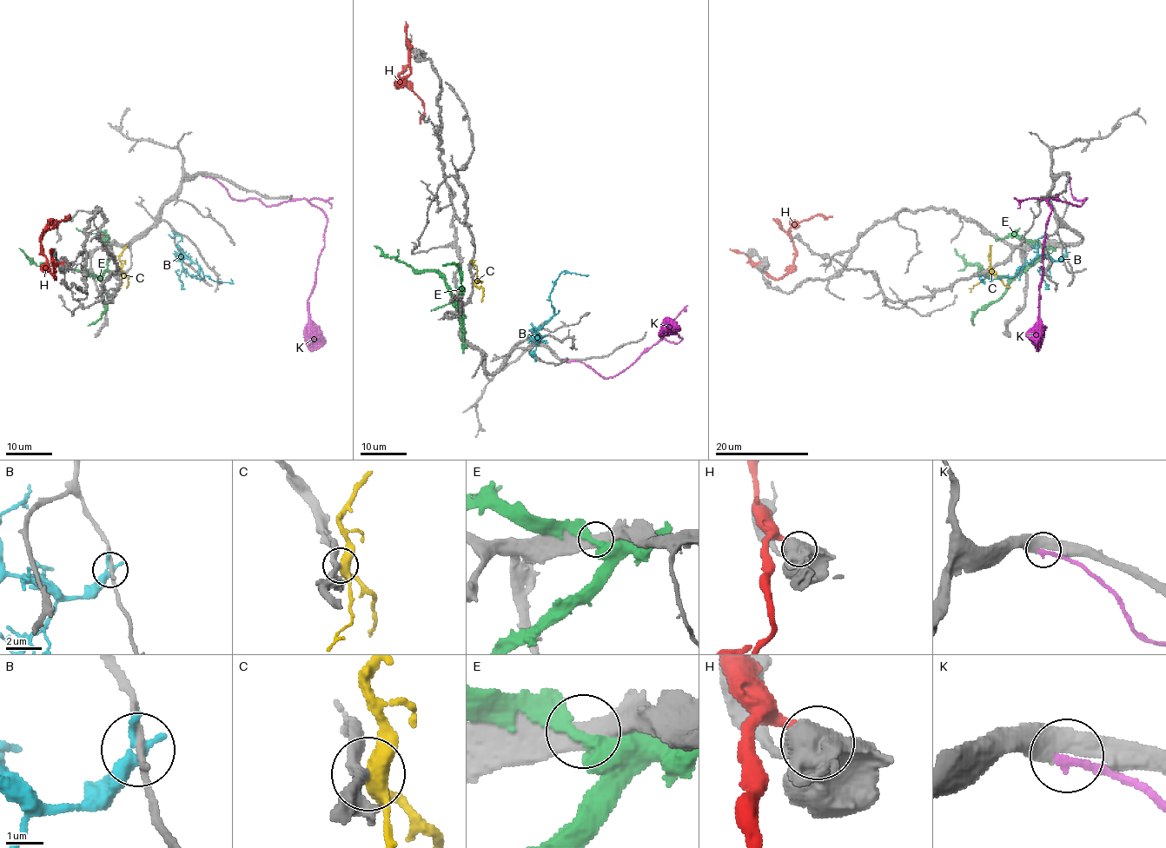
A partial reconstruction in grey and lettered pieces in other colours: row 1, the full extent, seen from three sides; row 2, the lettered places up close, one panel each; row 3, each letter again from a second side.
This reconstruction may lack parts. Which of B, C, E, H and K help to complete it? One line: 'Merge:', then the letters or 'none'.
Merge: K

